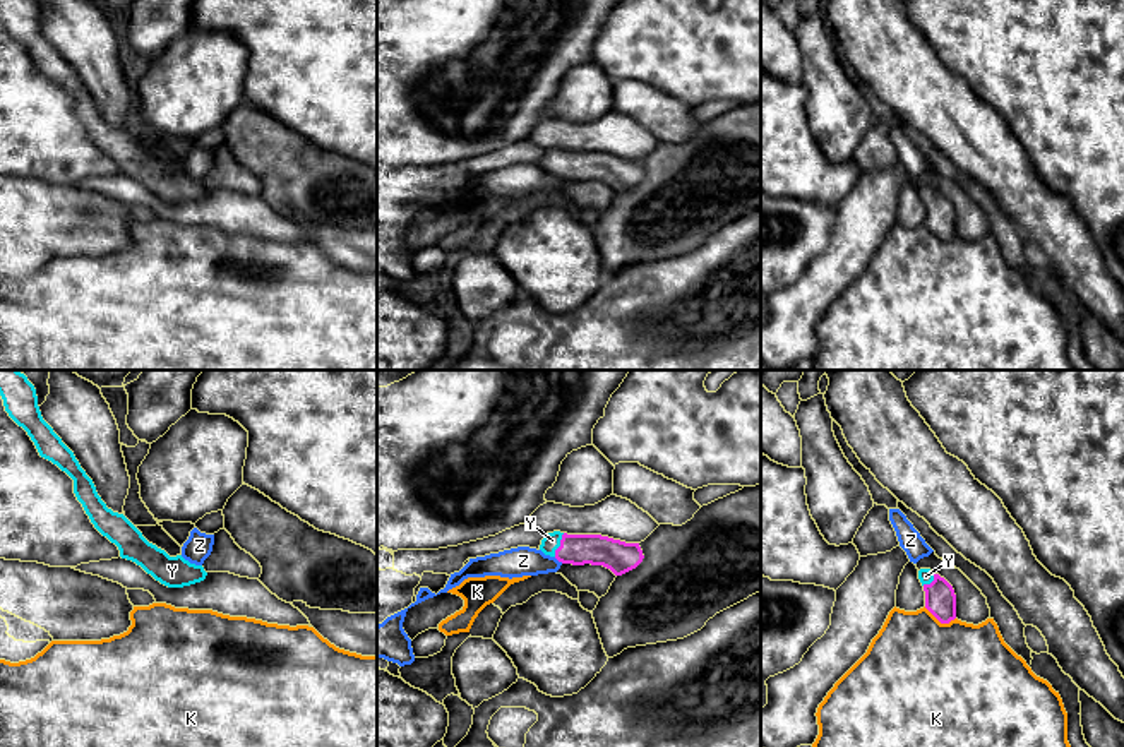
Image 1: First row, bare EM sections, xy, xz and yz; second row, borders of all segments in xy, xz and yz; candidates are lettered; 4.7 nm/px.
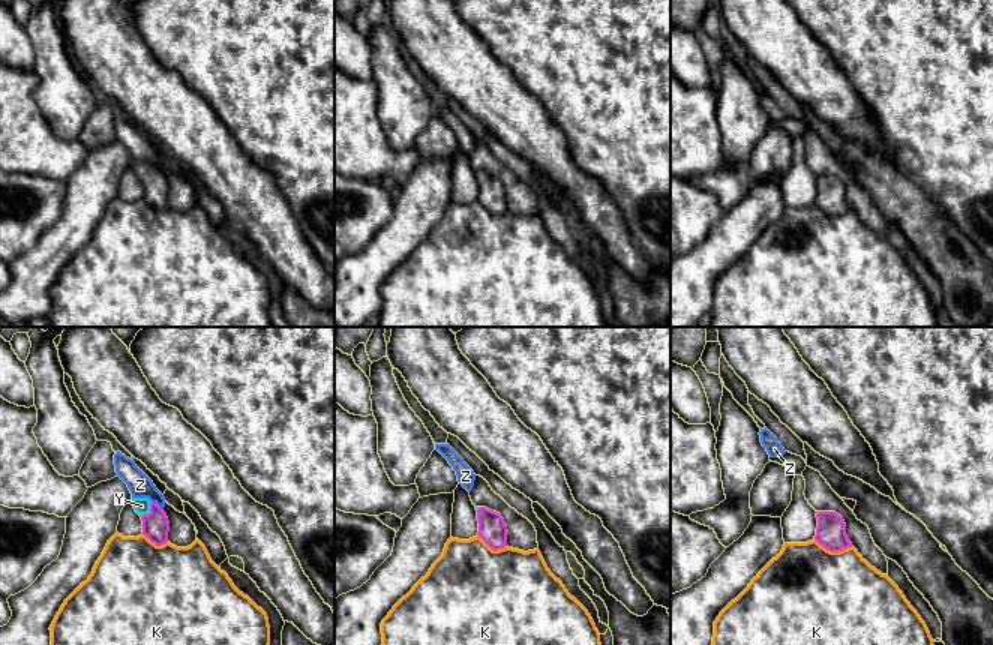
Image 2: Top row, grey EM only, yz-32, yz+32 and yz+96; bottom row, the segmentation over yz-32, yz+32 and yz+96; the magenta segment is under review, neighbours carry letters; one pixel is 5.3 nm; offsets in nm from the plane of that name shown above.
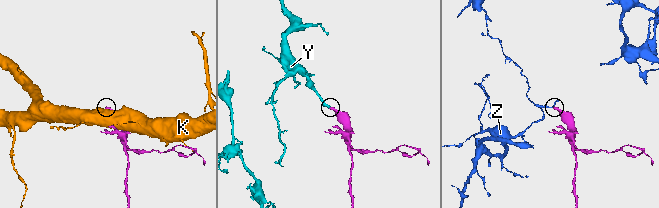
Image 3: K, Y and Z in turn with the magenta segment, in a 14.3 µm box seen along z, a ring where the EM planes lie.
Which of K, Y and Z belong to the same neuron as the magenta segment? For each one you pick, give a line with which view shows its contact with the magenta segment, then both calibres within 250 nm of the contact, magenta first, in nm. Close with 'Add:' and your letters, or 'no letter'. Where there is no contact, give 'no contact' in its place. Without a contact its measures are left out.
Y: xz | 140/80 nm
Add: Y

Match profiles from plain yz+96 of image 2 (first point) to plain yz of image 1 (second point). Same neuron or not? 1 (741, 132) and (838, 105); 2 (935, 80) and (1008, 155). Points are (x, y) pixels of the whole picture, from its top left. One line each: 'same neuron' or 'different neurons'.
1: same neuron
2: different neurons

